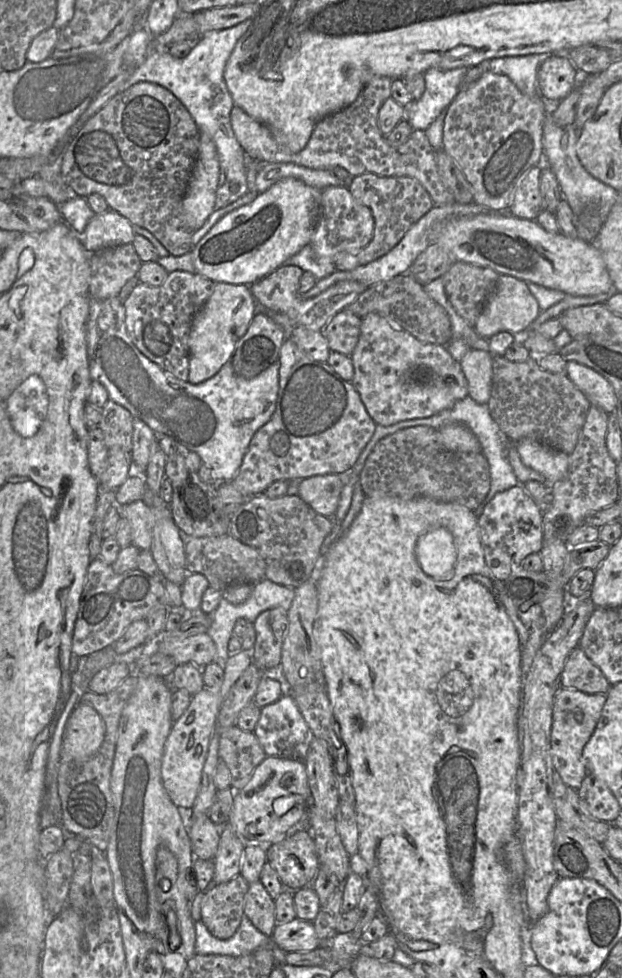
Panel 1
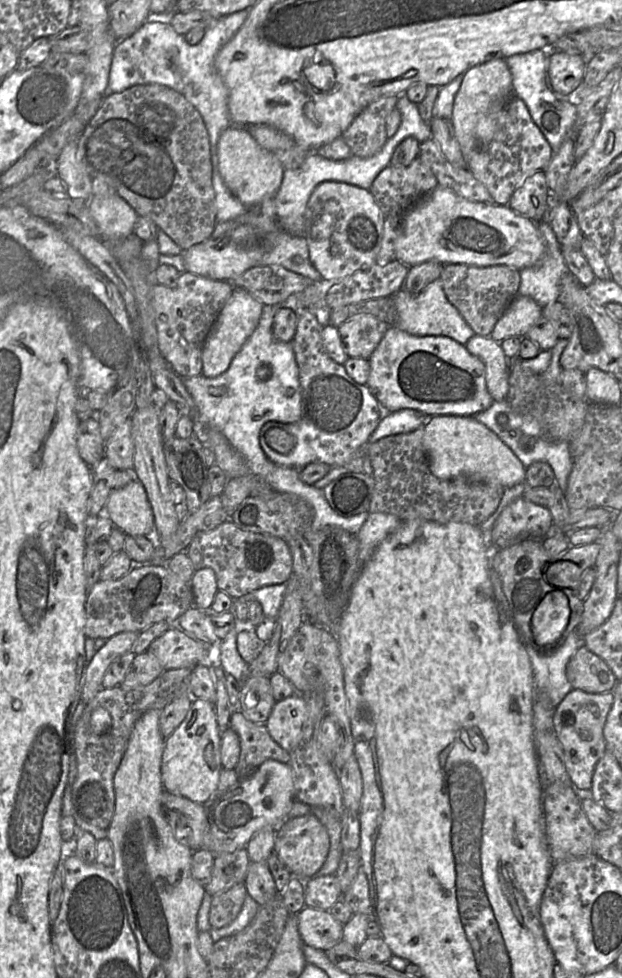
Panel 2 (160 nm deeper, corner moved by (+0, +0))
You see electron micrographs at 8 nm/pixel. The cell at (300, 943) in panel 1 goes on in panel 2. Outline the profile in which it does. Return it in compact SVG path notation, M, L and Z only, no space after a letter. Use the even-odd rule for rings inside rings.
M305 906L296 916L304 945L326 951L341 940L344 925L329 911Z

